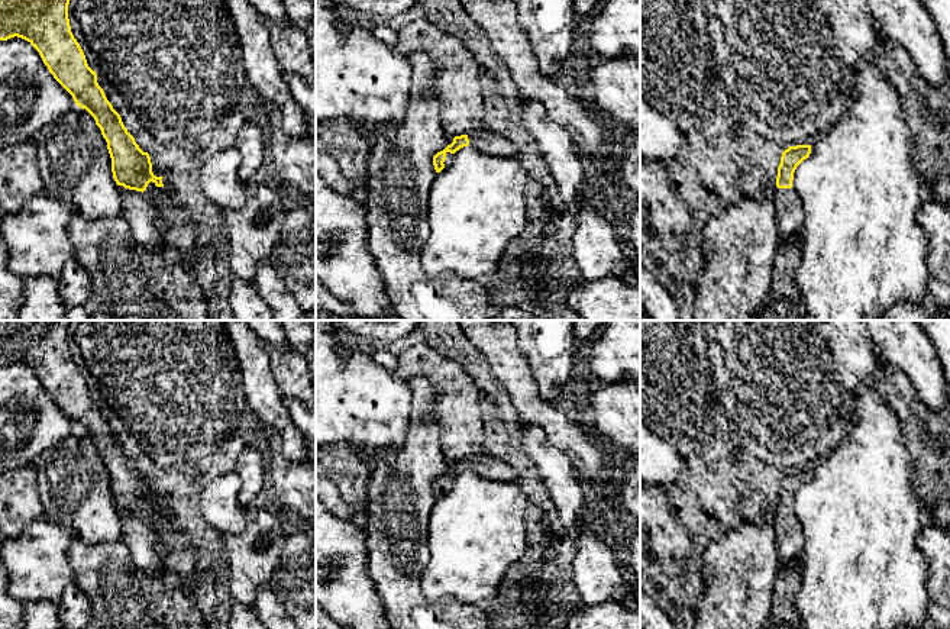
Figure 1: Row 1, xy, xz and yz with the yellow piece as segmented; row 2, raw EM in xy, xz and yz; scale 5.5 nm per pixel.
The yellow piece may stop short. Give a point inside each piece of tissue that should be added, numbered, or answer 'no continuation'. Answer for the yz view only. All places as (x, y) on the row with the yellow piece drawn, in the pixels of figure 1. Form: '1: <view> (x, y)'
1: yz (789, 212)

